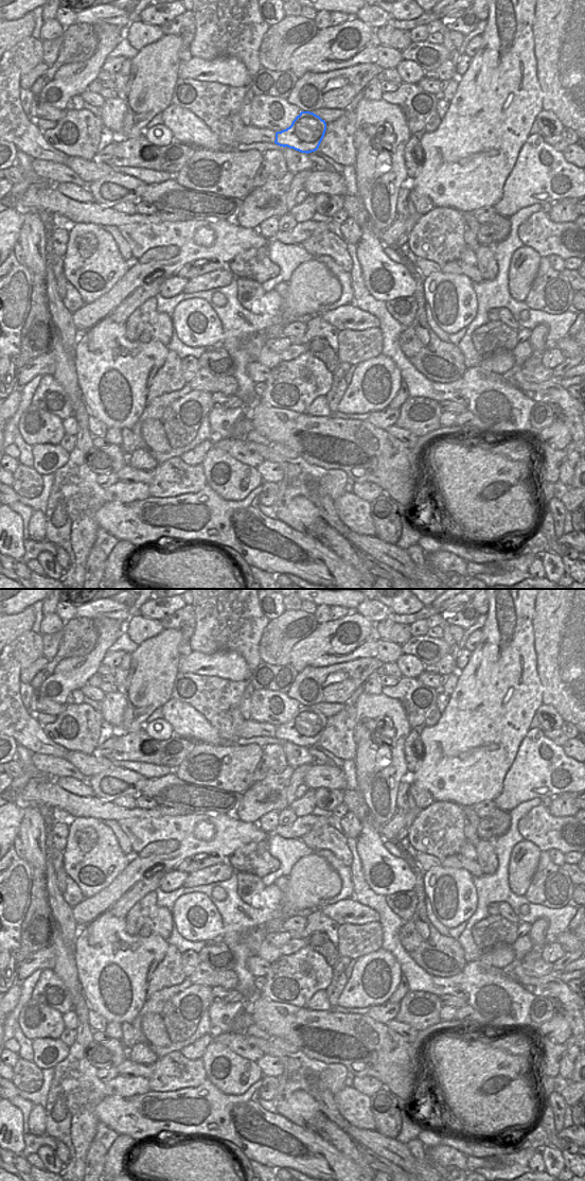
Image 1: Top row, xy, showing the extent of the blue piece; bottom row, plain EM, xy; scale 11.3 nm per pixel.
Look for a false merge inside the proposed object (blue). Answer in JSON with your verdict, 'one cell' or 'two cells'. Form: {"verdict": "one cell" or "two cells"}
{"verdict": "two cells"}

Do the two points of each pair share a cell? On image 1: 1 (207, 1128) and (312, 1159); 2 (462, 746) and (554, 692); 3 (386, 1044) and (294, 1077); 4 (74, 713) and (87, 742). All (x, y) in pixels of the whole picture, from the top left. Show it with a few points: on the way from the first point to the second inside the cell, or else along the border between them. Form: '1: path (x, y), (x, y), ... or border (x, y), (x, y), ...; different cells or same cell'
1: path (233, 1132), (241, 1140), (282, 1150), (285, 1153); same cell
2: border (537, 675), (542, 687), (543, 702); different cells
3: border (308, 1057), (323, 1062), (339, 1062), (349, 1073); different cells
4: path (78, 721), (82, 734); same cell

